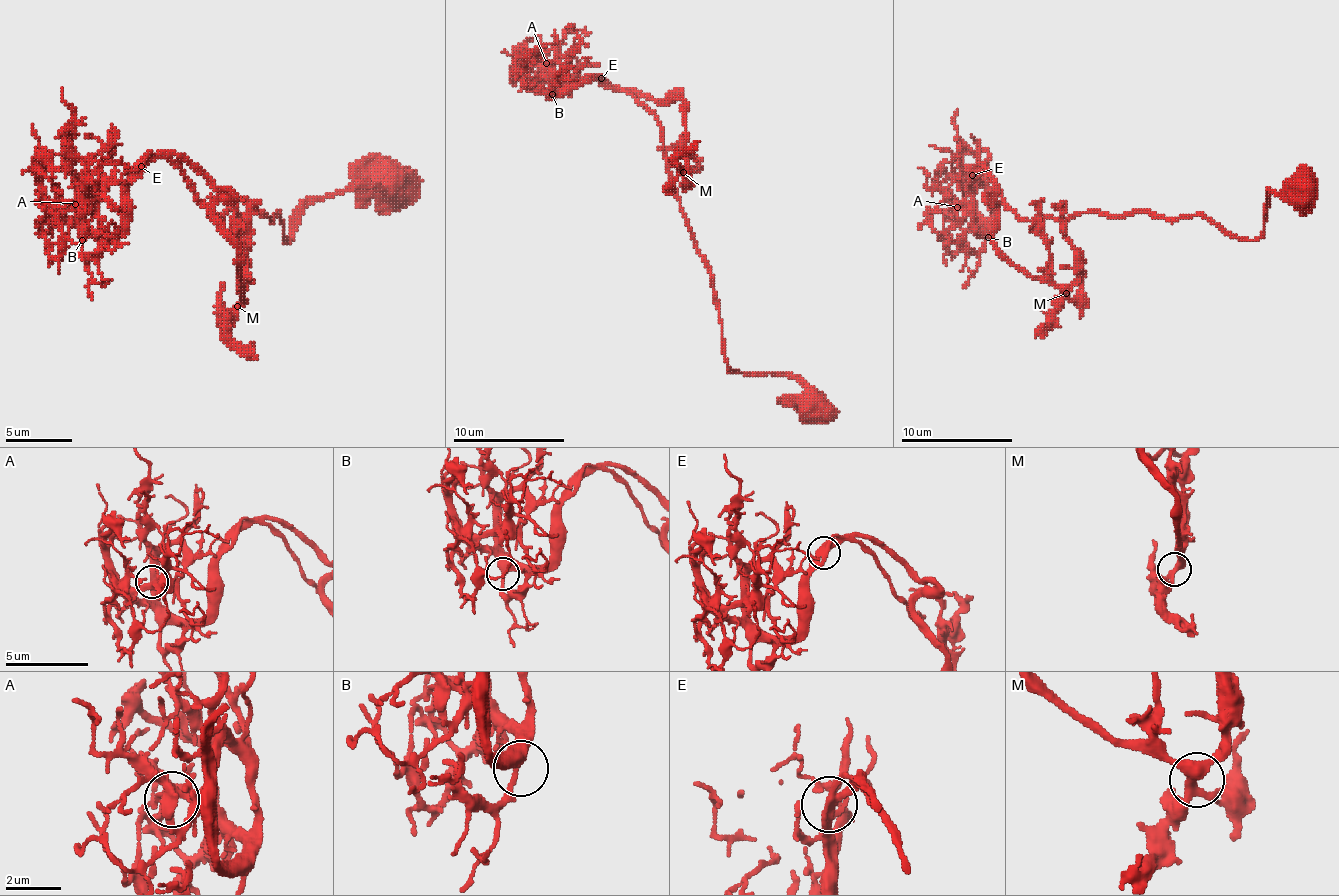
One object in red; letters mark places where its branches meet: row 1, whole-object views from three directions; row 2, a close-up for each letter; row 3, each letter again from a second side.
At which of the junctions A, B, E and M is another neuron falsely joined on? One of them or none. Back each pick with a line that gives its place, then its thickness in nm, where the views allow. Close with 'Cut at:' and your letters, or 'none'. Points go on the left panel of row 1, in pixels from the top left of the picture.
Cut at: none

